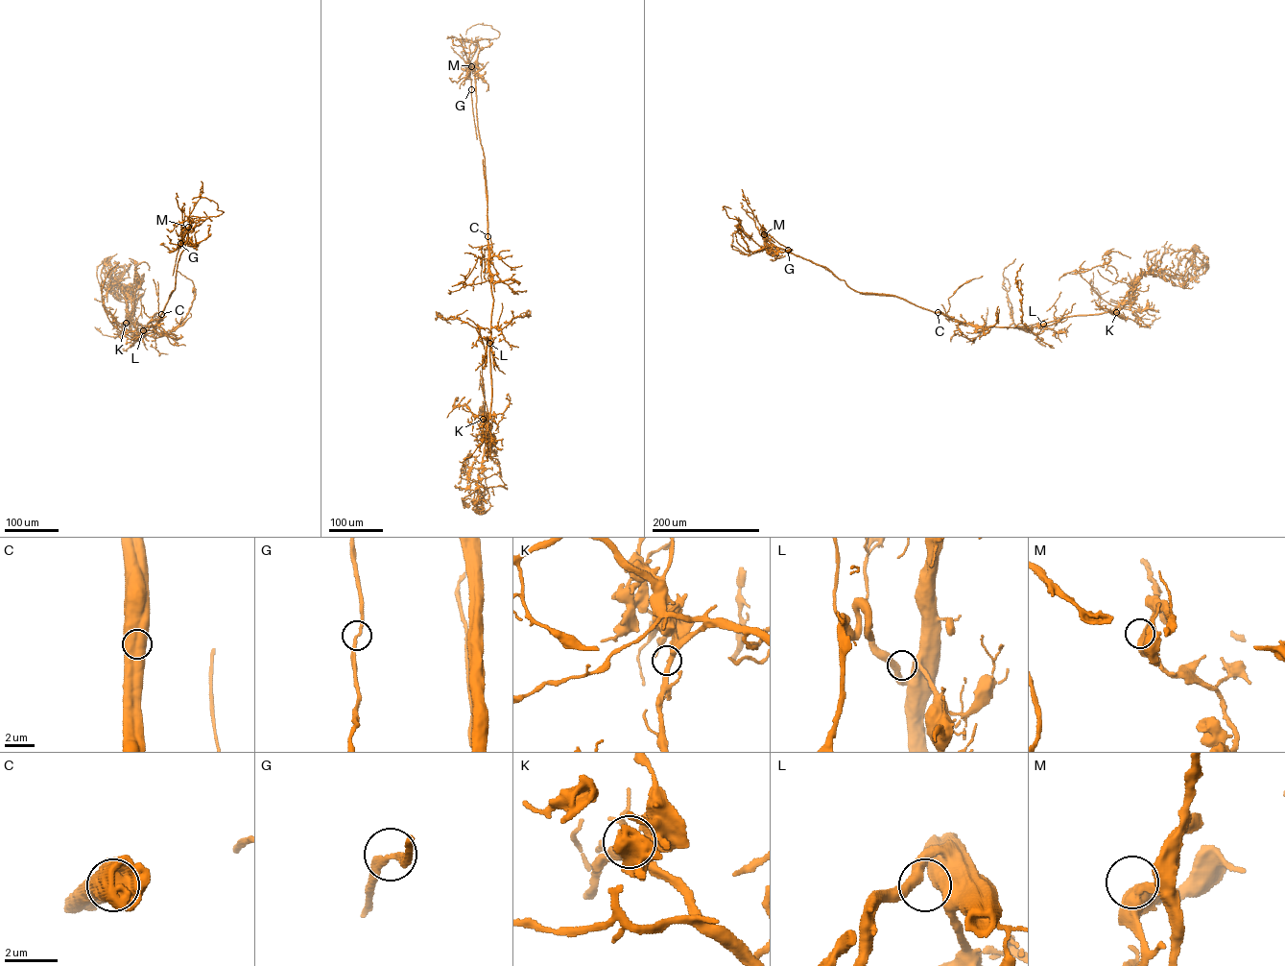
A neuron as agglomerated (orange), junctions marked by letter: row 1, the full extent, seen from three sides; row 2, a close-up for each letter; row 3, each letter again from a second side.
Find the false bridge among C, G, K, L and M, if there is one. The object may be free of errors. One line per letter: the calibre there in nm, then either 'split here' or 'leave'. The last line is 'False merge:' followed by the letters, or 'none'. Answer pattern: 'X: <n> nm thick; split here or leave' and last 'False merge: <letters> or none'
C: 950 nm thick; split here
G: 200 nm thick; leave
K: 320 nm thick; leave
L: 400 nm thick; leave
M: 500 nm thick; leave
False merge: C

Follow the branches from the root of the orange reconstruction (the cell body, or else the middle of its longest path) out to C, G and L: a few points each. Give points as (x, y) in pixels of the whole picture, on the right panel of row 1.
C: (1196, 247), (1180, 277), (1143, 274), (1124, 300), (1110, 311), (1066, 316), (1025, 327), (974, 326), (938, 312)
G: (1196, 247), (1180, 277), (1143, 274), (1110, 311), (1025, 327), (973, 325), (855, 291), (764, 237), (788, 250)
L: (1196, 247), (1178, 278), (1166, 274), (1143, 274), (1110, 311), (1043, 324)

